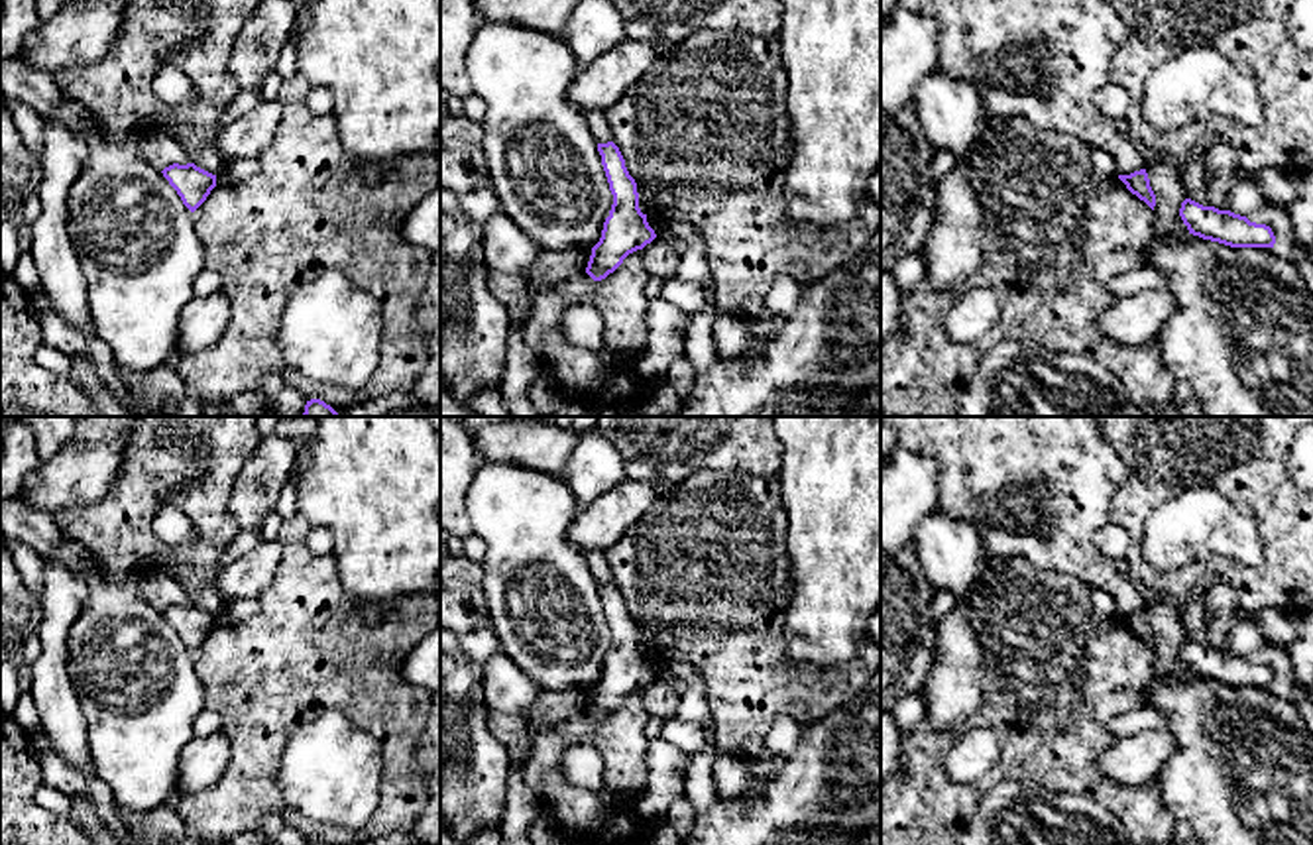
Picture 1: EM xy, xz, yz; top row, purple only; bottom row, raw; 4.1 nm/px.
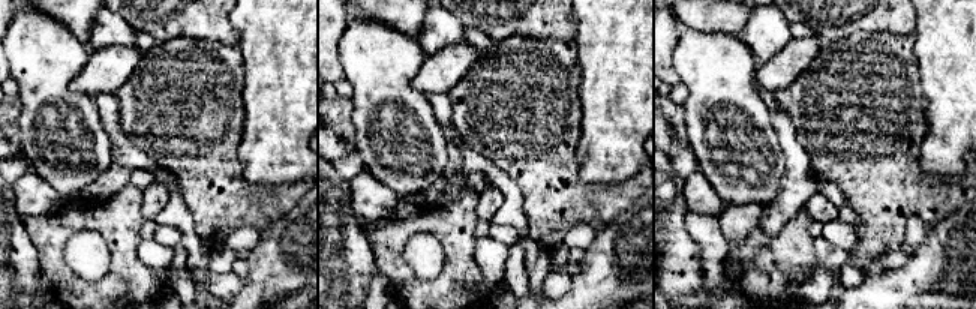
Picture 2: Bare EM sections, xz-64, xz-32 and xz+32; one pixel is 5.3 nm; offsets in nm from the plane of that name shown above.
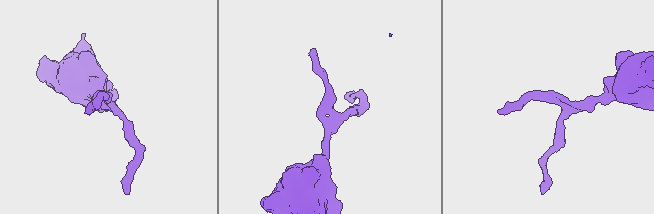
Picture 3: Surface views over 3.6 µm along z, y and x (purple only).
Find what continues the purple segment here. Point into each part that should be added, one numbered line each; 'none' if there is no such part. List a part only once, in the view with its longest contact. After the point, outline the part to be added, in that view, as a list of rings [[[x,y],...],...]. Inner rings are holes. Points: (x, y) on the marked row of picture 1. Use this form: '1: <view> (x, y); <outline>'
none

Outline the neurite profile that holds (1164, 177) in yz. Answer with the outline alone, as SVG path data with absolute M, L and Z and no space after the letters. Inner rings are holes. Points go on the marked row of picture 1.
M1166 157L1158 165L1146 169L1146 173L1156 195L1152 236L1160 240L1185 240L1189 230L1179 216L1179 208L1189 195L1181 181L1181 169L1173 159Z

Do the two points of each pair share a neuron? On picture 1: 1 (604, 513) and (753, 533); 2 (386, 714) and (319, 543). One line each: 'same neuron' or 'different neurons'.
1: different neurons
2: different neurons

